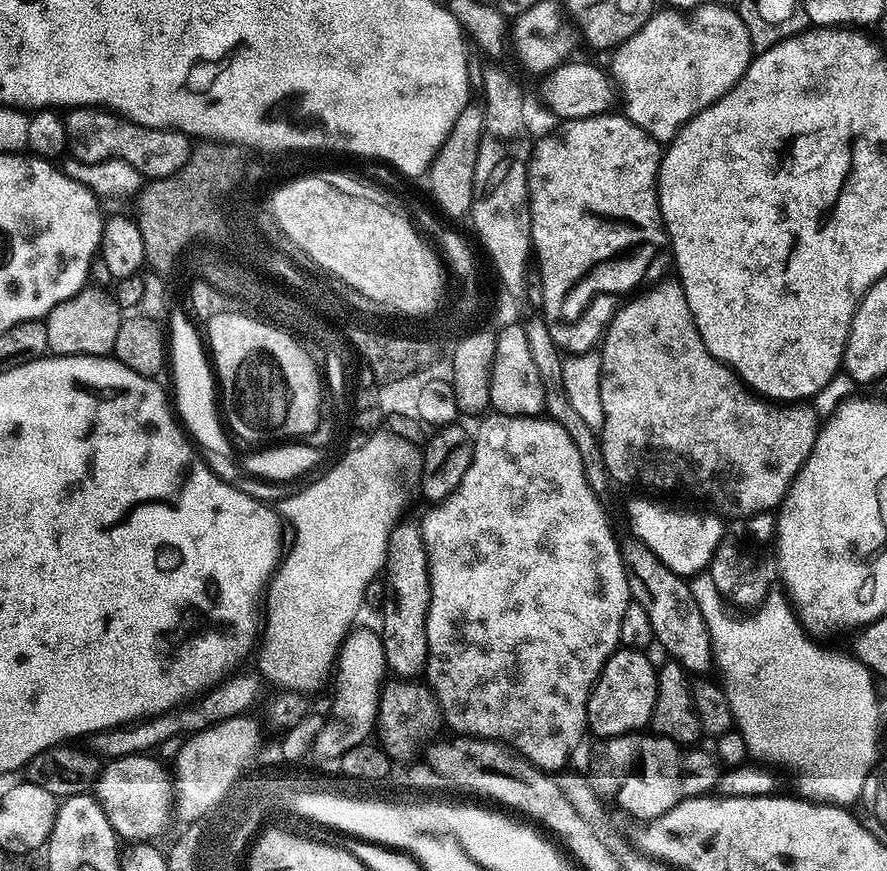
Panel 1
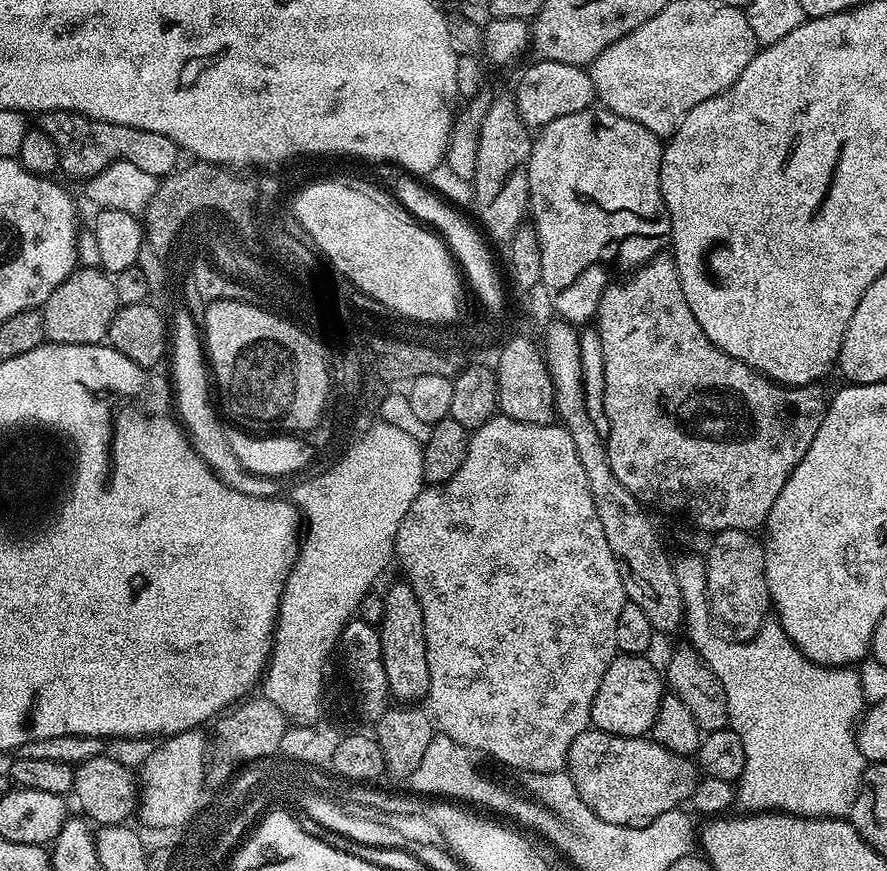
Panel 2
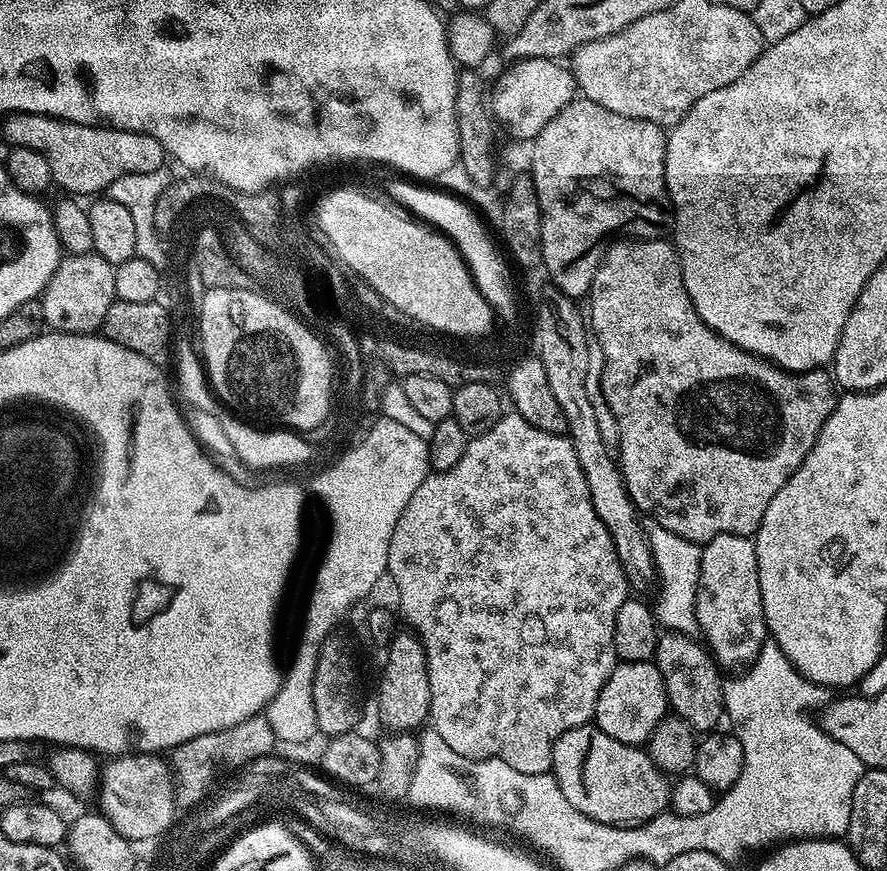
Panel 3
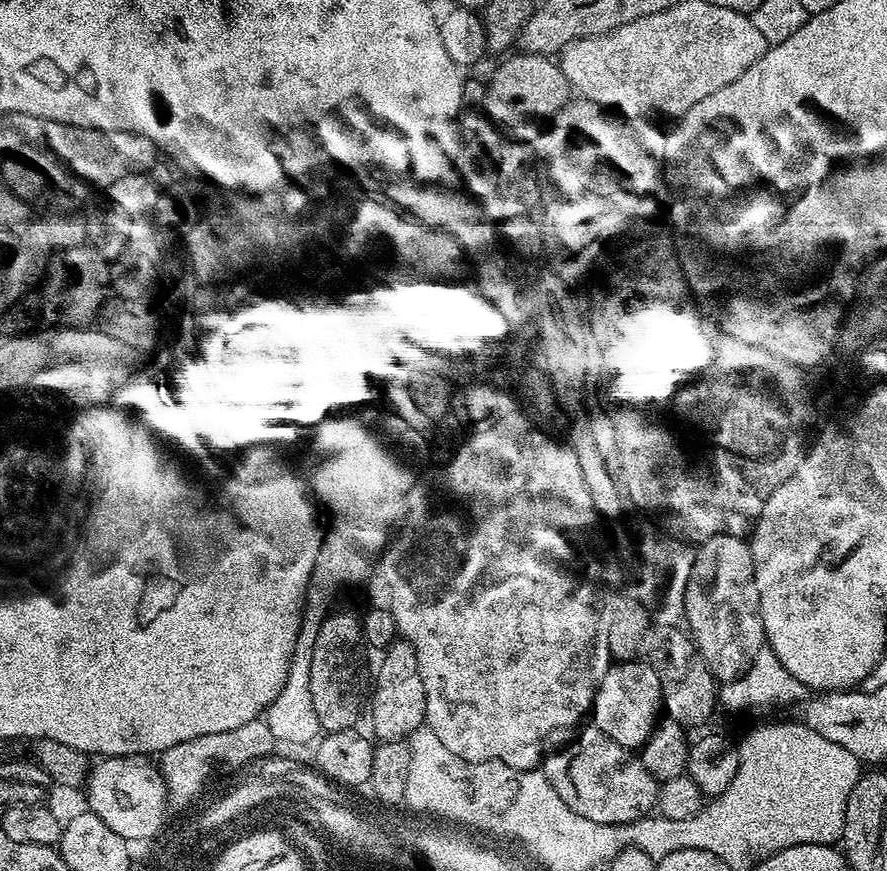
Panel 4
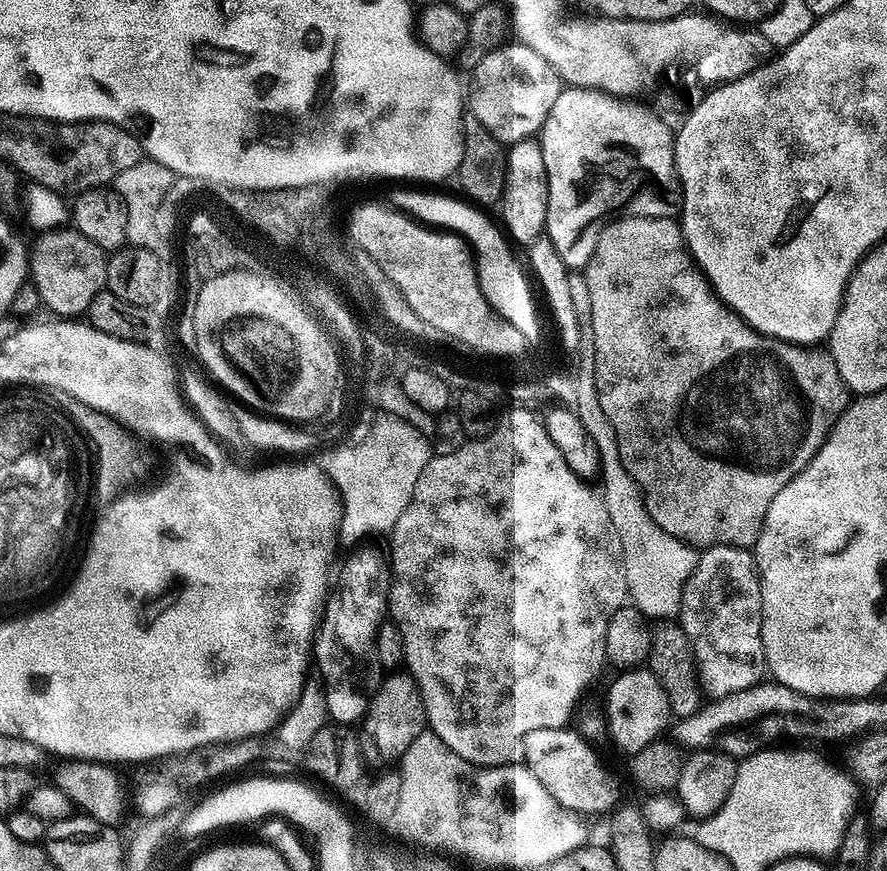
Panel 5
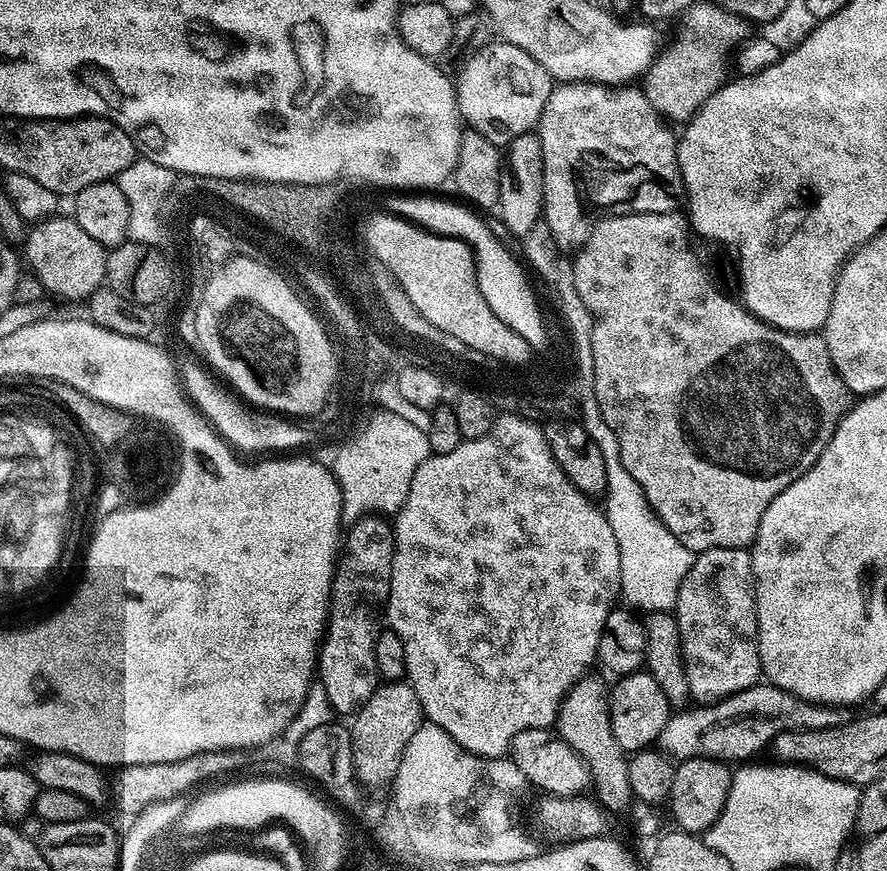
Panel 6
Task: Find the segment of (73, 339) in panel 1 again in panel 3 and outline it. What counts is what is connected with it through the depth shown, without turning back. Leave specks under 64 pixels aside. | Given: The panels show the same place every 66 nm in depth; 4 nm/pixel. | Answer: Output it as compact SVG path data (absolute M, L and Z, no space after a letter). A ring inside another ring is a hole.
M95 250L76 255L65 255L58 270L50 278L42 293L40 305L44 311L45 325L51 331L65 332L75 336L90 336L99 333L104 326L106 310L116 298L114 290L114 265L106 262Z

